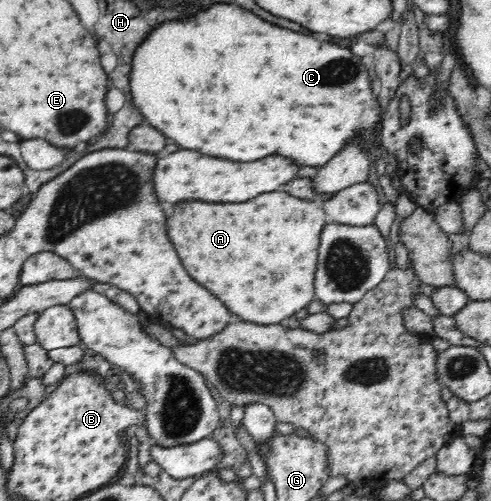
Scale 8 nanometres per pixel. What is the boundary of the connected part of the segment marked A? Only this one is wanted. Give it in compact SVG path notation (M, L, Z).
M270 192L240 204L182 202L174 206L174 214L168 218L166 226L168 238L172 238L172 244L190 278L212 290L212 294L228 304L226 308L240 316L240 320L262 326L278 326L286 321L284 318L314 300L318 244L326 222L321 202L294 198L287 192Z

